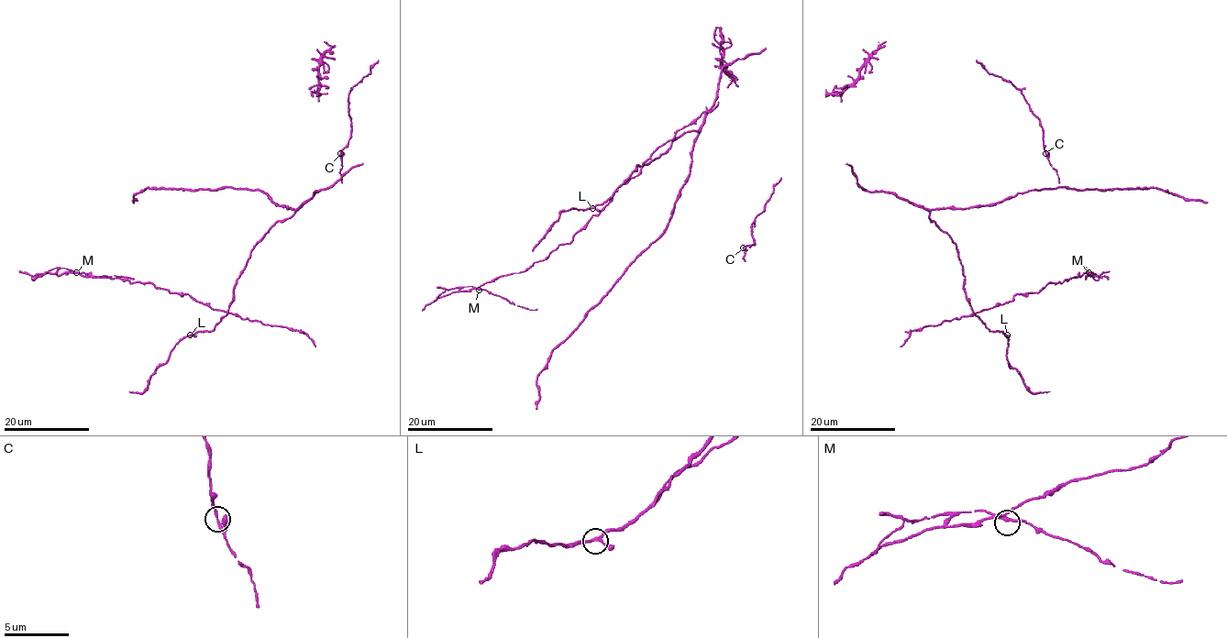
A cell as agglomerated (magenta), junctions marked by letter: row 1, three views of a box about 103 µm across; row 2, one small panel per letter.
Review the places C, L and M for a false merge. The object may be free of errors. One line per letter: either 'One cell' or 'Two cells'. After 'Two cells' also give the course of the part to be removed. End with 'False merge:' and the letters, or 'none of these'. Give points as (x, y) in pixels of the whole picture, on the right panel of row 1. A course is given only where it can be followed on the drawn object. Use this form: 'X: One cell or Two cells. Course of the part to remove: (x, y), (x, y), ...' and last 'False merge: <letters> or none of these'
C: One cell
L: One cell
M: One cell
False merge: none of these

